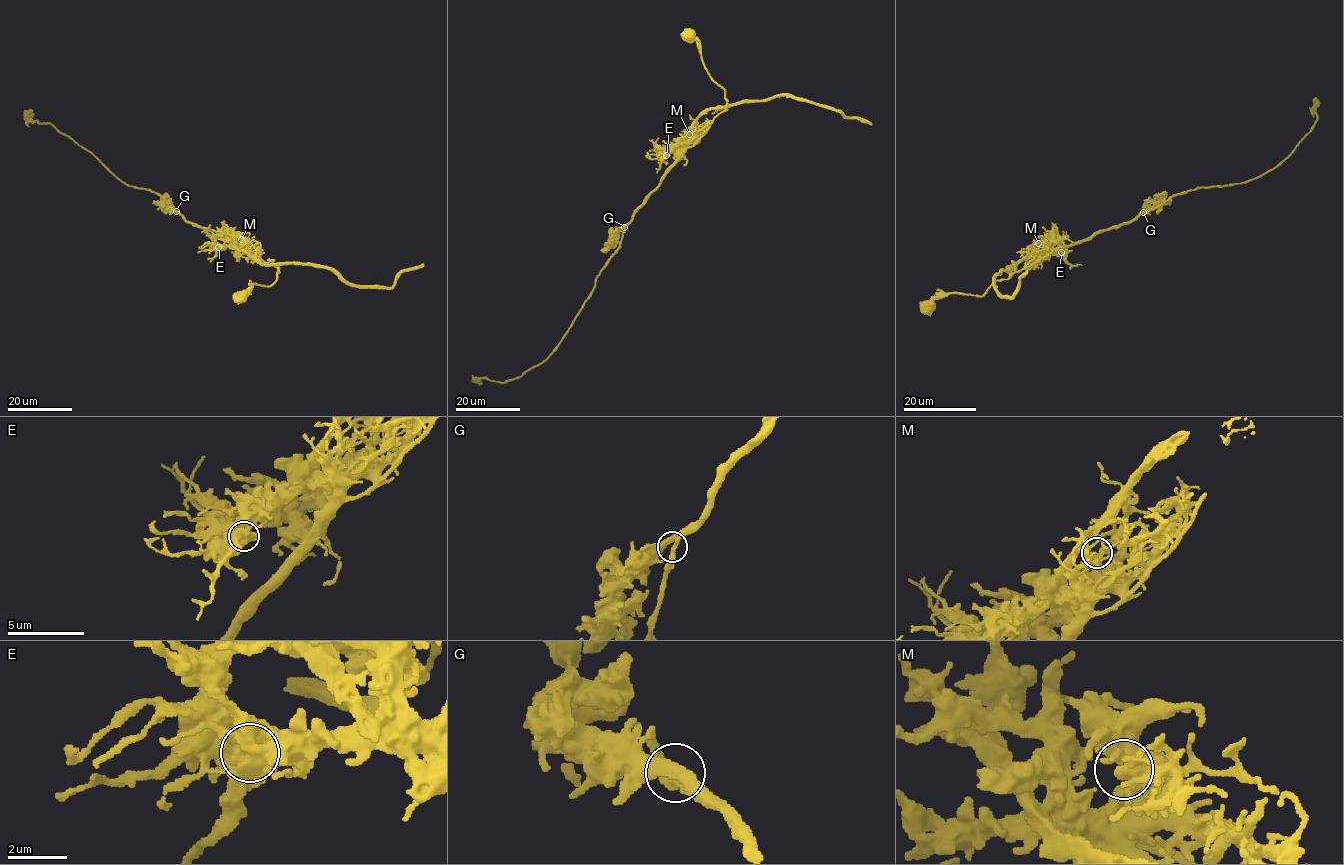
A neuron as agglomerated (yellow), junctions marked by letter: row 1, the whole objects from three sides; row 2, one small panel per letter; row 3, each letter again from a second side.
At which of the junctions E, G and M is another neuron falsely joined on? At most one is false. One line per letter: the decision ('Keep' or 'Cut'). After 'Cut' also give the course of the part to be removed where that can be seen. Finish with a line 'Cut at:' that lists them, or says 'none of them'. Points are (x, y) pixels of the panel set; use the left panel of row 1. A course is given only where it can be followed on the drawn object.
E: Cut. Course of the part to remove: (218, 247), (216, 238), (222, 235), (262, 264), (321, 265), (355, 285), (391, 287), (402, 272), (423, 264)
G: Keep
M: Keep
Cut at: E

